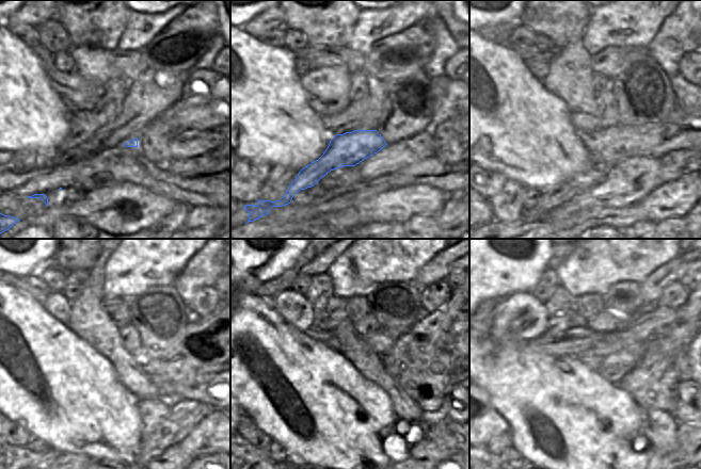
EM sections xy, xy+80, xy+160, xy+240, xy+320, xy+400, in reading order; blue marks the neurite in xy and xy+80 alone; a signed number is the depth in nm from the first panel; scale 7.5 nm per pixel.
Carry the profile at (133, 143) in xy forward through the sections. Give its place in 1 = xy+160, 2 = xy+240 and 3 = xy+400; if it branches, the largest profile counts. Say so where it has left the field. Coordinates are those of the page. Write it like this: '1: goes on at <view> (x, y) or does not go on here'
1: goes on at xy+160 (683, 129)
2: goes on at xy+240 (166, 377)
3: goes on at xy+400 (683, 346)

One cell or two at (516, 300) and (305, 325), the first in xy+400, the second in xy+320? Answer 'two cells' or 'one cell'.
one cell

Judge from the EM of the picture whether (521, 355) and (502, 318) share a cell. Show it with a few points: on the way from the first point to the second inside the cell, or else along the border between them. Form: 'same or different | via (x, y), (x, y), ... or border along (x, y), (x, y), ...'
different | border along (490, 338), (495, 342), (525, 343)

